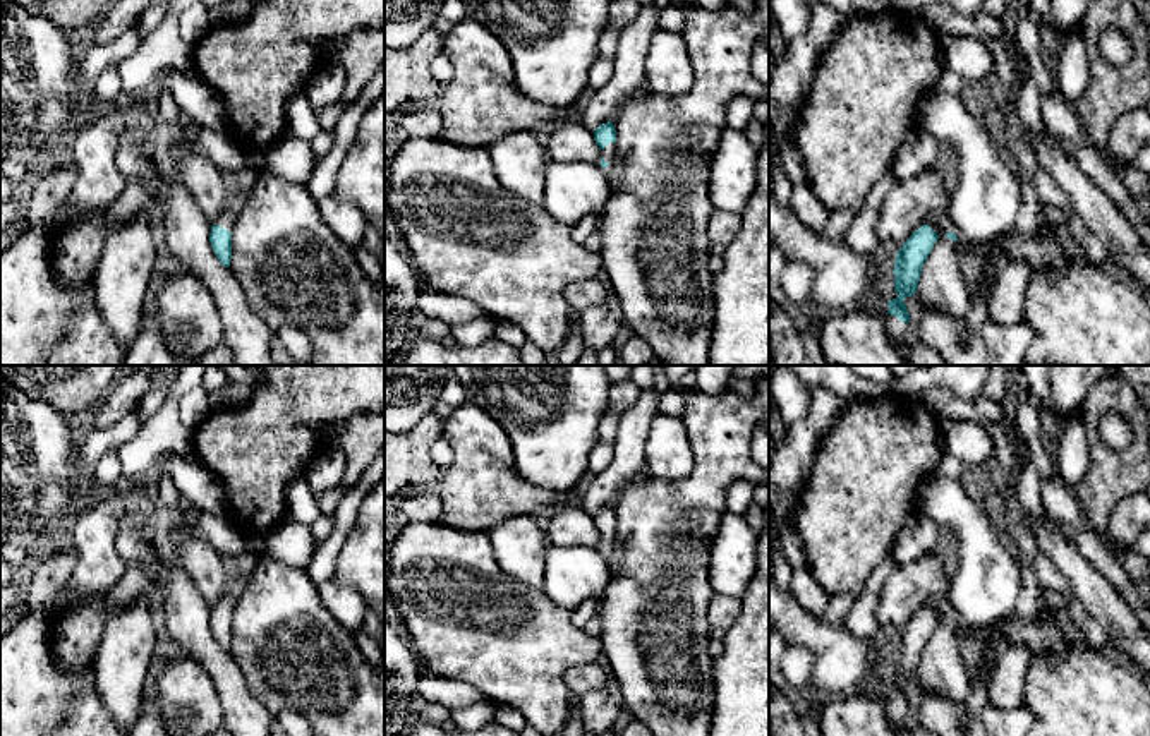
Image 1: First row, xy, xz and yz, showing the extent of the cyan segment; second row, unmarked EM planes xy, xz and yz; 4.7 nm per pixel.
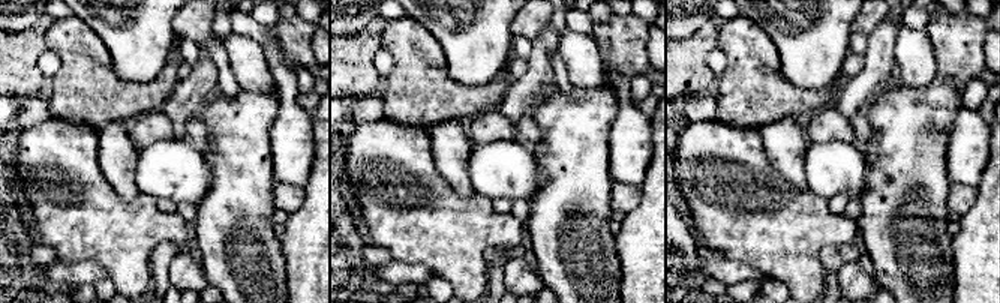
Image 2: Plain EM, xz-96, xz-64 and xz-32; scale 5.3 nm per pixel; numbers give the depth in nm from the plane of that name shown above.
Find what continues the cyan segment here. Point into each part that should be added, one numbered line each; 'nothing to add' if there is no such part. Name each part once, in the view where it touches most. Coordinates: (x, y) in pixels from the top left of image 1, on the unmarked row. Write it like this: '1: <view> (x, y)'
1: xy (237, 582)
2: yz (900, 717)

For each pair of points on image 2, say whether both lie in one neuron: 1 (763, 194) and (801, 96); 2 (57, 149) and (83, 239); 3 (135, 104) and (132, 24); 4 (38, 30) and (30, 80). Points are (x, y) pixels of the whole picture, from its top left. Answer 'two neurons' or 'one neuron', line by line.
1: two neurons
2: one neuron
3: two neurons
4: one neuron

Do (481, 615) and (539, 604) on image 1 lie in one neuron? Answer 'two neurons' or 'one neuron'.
one neuron

